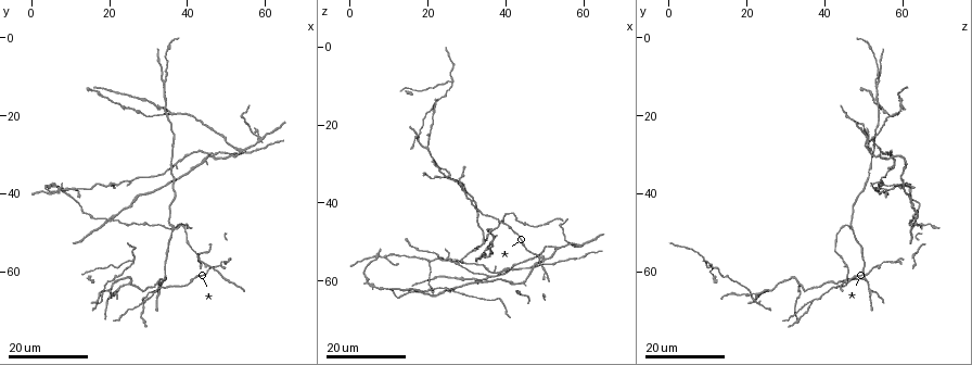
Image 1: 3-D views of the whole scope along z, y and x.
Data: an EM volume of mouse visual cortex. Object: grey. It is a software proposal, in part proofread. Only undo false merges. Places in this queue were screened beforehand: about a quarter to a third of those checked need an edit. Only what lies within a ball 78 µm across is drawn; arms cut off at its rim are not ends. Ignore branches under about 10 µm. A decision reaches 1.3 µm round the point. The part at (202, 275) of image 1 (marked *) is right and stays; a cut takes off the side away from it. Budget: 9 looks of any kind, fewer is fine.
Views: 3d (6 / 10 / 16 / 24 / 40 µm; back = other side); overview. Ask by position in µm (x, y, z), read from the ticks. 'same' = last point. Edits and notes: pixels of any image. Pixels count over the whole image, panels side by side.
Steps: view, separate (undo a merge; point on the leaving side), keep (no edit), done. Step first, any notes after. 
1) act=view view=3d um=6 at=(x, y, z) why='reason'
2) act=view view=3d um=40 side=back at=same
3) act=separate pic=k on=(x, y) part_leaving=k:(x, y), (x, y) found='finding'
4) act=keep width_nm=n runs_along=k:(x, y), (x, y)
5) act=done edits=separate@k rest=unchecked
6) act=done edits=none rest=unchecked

act=view view=3d um=24 at=(25.5, 63.0, 33.5) why='thin arm on a thick one'

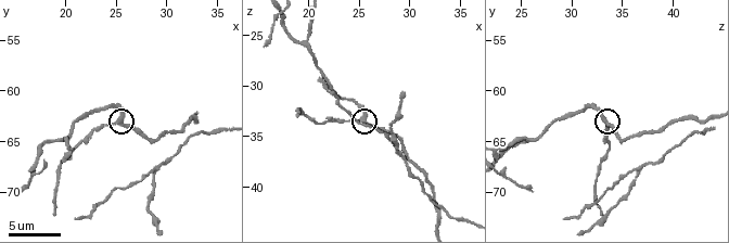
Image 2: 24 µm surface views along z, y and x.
act=view view=3d um=10 at=(25.4, 63.0, 33.4)

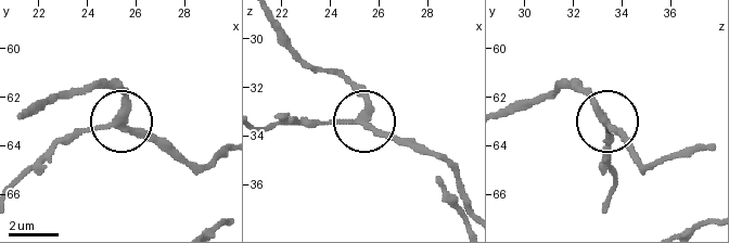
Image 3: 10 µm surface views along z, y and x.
act=keep width_nm=270 runs_along=3:(225, 155), (184, 164), (116, 120), (79, 127), (56, 139) found='all the same neuron'

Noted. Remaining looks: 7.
act=view view=3d um=10 at=(19.4, 64.8, 25.6) why='a fork'

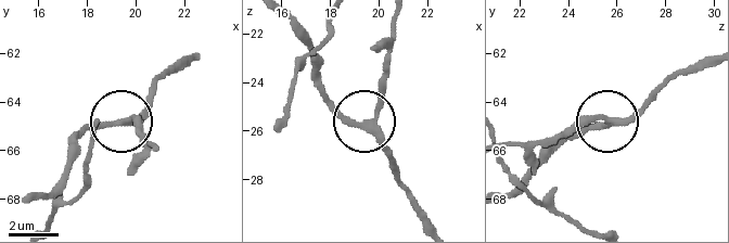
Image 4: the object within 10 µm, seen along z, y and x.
act=keep side_arm_um=14 runs_along=4:(196, 56), (163, 77), (144, 107), (124, 120), (144, 139) found='all the same neuron'

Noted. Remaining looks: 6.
act=view view=3d um=24 at=(26.5, 57.5, 9.5) why='two arms in line, one across'

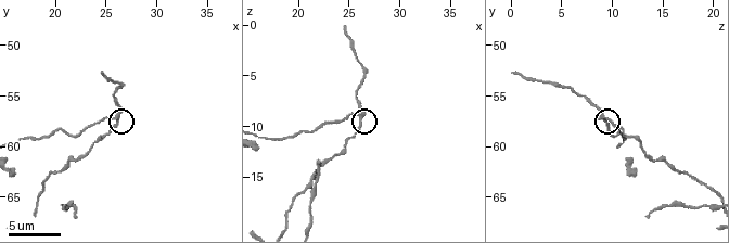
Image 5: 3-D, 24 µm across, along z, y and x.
act=view view=3d um=6 at=(25.8, 56.8, 9.0)

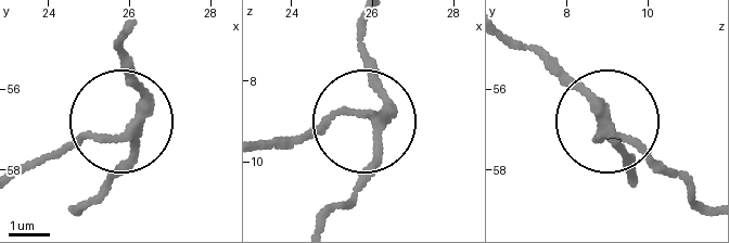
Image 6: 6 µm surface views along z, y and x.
act=separate pic=6 on=(131, 166) part_leaving=6:(139, 123), (136, 153), (80, 212) found='a second neuron is stuck on'

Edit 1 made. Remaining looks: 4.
act=view view=overview

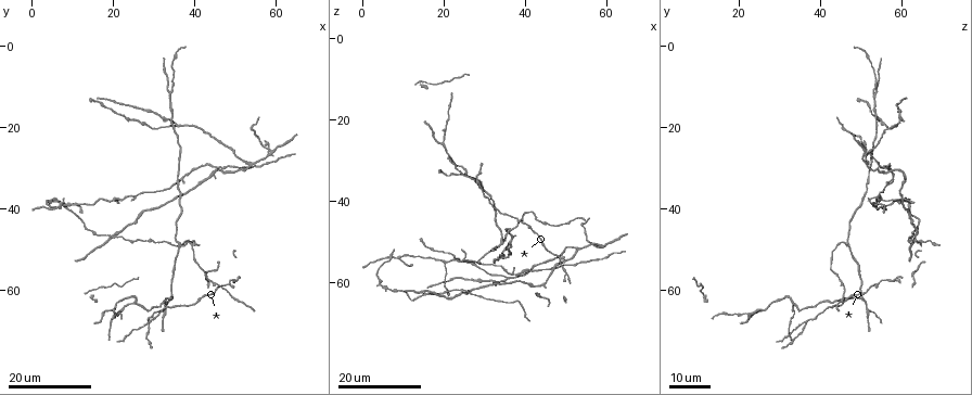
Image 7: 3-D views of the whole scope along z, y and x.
act=view view=3d um=24 at=(32.5, 64.5, 42.0) why='four arms meet'

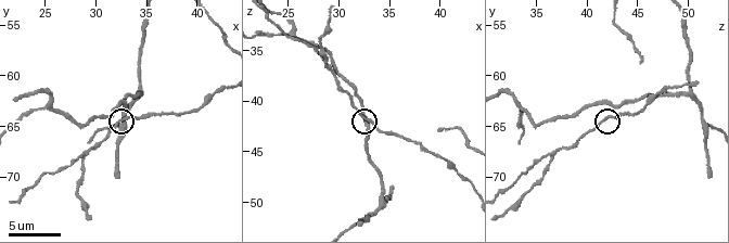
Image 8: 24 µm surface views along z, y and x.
act=view view=3d um=10 at=(33.0, 64.0, 41.8)

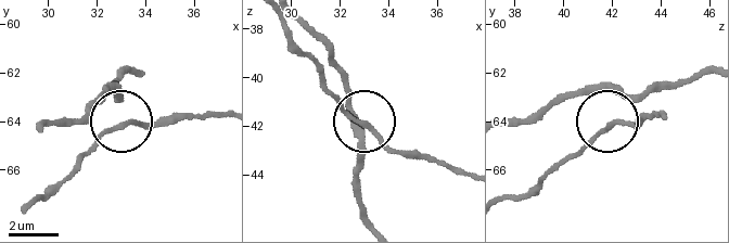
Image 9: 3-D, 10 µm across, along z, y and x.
act=keep runs_along=9:(662, 115), (609, 123), (573, 156) found='one neuron here'

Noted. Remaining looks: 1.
act=done edits=separate@6 rest=unchecked

